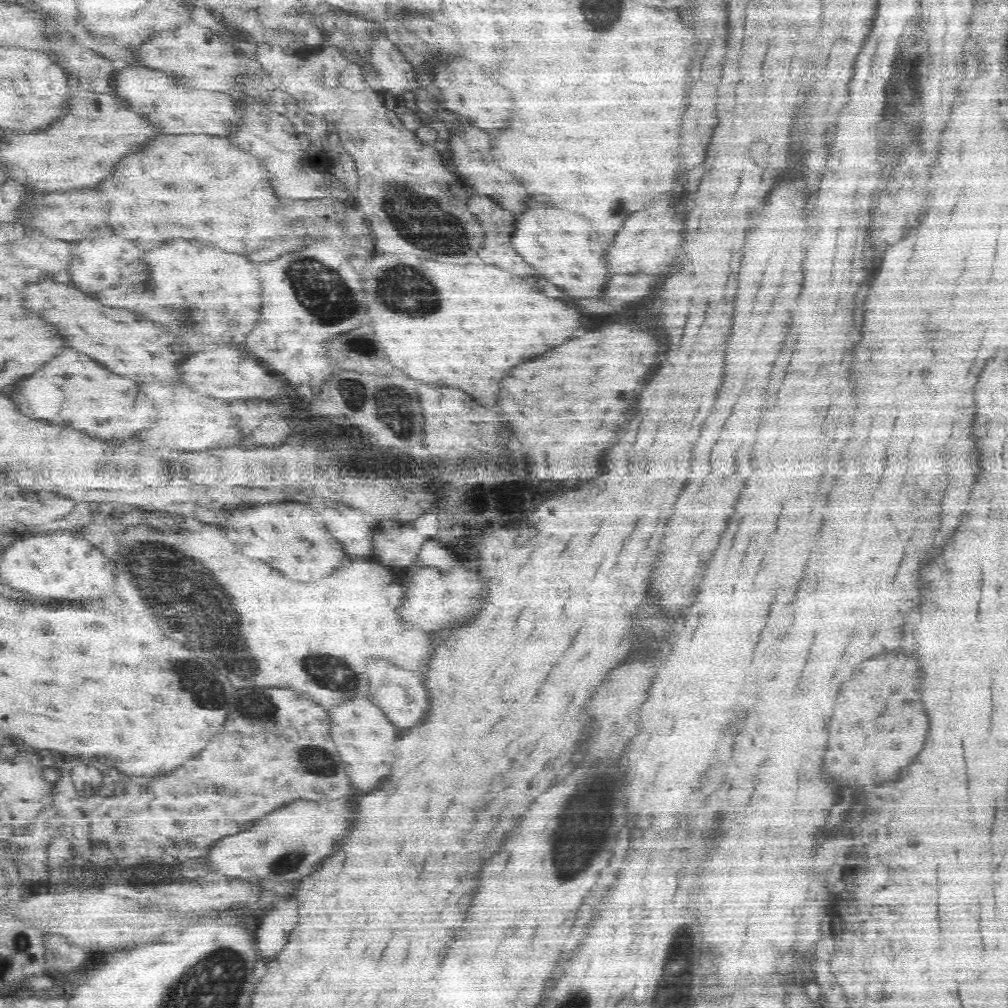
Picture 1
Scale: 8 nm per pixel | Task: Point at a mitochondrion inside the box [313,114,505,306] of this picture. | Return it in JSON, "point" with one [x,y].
{"point":[416,222]}

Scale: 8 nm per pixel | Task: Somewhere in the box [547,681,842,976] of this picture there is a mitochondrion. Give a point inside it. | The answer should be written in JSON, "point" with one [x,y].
{"point":[576,844]}

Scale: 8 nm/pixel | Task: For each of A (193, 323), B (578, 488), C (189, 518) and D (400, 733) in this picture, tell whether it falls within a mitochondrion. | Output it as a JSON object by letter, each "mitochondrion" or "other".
{"A":"mitochondrion","B":"other","C":"other","D":"other"}

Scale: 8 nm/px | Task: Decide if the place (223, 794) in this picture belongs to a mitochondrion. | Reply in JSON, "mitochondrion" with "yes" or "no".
{"mitochondrion":"no"}

